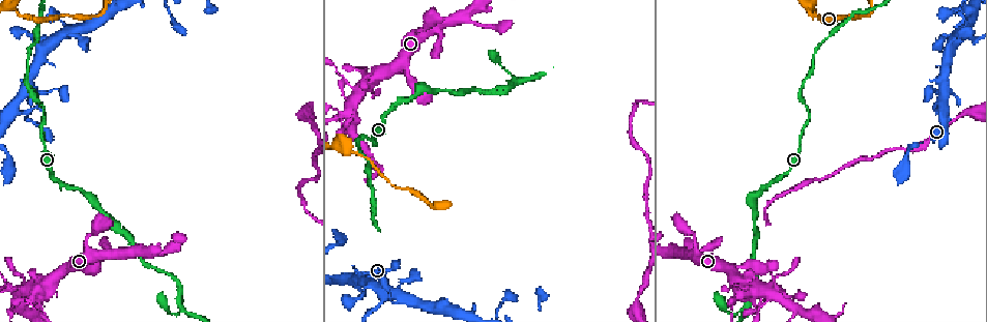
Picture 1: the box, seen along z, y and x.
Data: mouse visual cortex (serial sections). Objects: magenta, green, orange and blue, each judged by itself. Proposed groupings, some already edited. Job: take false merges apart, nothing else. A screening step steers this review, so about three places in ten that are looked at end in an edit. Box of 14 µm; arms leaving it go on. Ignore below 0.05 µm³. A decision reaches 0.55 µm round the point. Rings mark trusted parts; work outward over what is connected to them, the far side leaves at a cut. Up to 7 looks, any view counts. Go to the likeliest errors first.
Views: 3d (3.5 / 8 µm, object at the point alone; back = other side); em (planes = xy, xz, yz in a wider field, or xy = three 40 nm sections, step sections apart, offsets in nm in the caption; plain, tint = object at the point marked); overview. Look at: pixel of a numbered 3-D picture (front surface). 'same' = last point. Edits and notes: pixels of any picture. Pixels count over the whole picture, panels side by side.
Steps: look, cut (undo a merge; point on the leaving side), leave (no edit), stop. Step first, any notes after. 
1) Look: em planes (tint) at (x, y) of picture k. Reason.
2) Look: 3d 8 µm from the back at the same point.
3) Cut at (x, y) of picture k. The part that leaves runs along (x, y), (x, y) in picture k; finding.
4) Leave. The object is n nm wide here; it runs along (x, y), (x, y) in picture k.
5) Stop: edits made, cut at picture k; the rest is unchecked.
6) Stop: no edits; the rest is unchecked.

Look: 3d 3.5 µm at (744, 305) of picture 1. Narrows sharply.

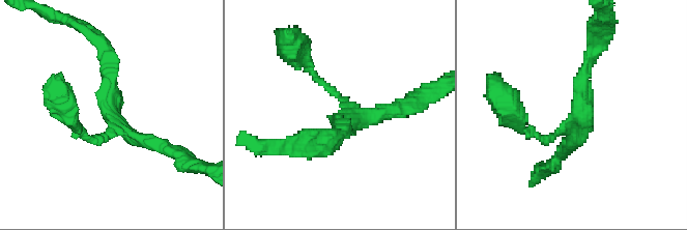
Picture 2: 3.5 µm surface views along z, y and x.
Look: em xy step 3 (tint) at (344, 117) of picture 2. 3 arms meet here; the arms are 150, 200, 250 nm wide.

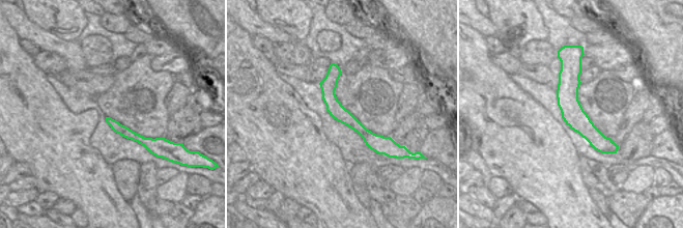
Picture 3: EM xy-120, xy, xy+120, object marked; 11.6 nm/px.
Leave. It runs along (336, 70), (330, 100), (373, 146) in picture 3; one cell here.

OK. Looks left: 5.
Look: 3d 3.5 µm at (367, 71) of picture 1.

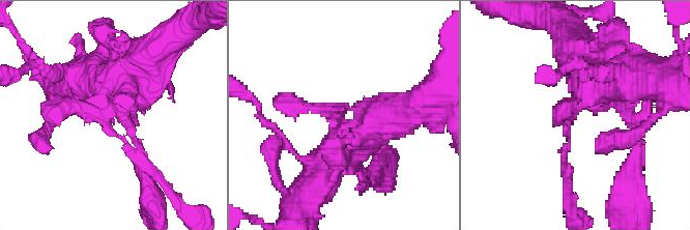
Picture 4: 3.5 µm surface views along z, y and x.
Look: em planes (tint) at (337, 113) of picture 4. The arms are 150, 500 nm wide; need the tissue.

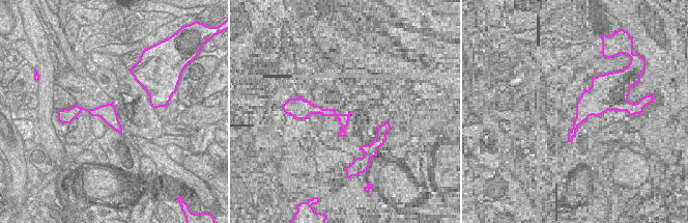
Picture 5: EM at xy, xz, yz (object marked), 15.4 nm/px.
Leave. It runs along (596, 70), (601, 77), (567, 125), (567, 166) in picture 4; one cell here.

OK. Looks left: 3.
Look: 3d 3.5 µm at (809, 4) of picture 1. Sharp bend.

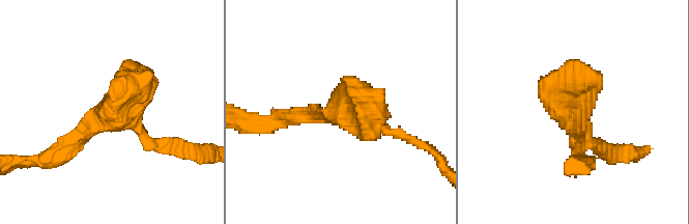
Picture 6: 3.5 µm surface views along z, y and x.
Look: em xy step 5 (tint) at (124, 114) of picture 6. Need the tissue.

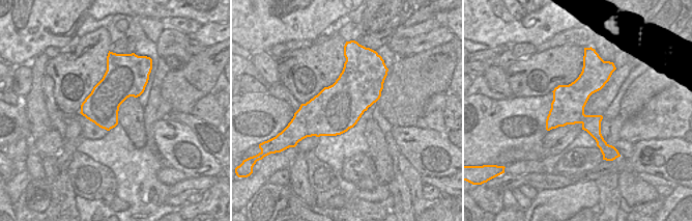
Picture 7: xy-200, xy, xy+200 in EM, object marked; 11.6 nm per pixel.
Look: em xy step 2 (tint) at the same point. Another direction.

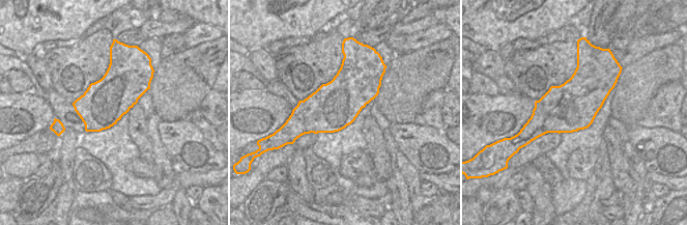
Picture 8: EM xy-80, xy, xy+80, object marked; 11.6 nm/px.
Leave. The arms are 150, 200, 300, 400 nm wide; it runs along (599, 146), (541, 82) in picture 6; continuous, no second cell.

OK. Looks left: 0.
Stop: no edits; the rest is unchecked.

